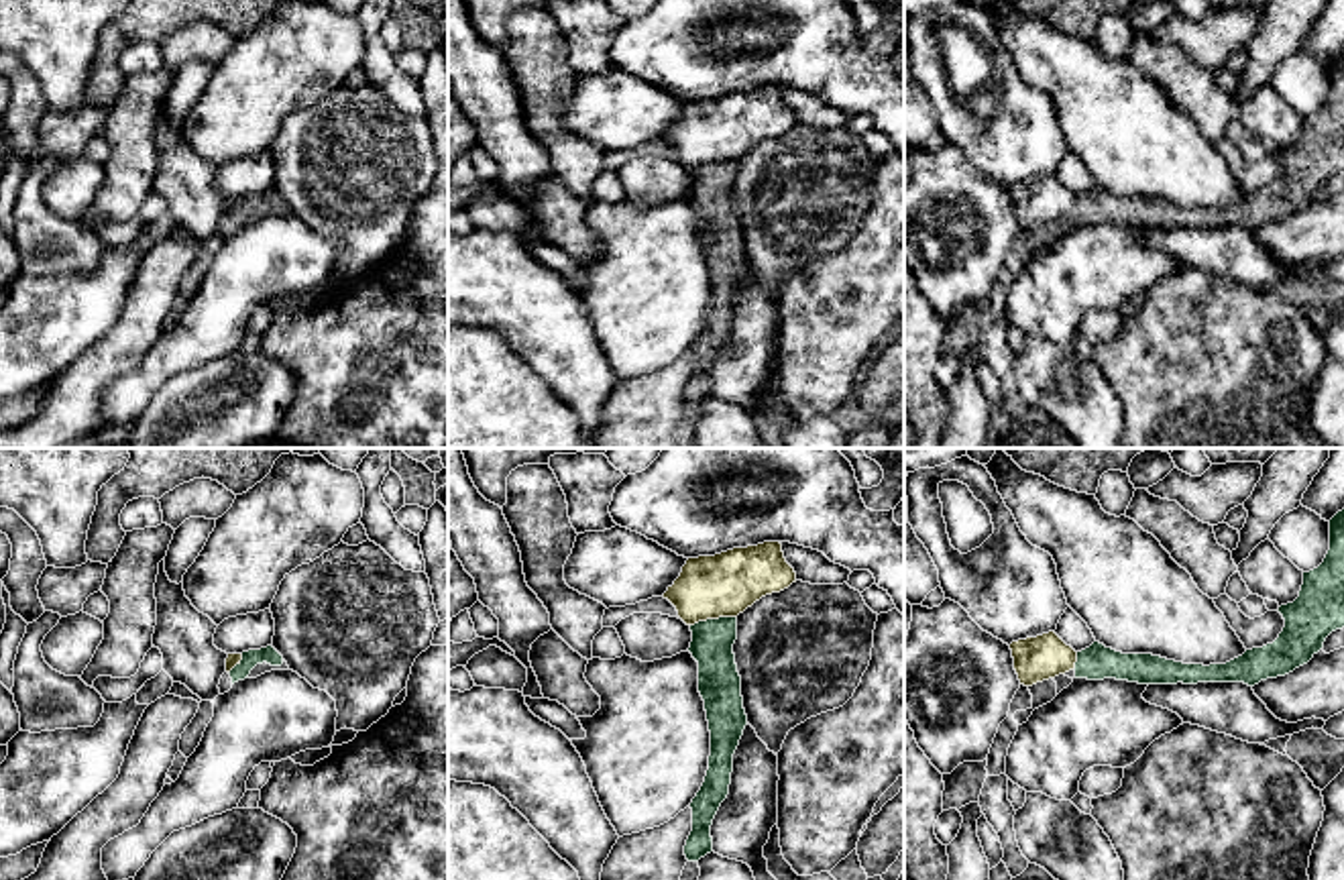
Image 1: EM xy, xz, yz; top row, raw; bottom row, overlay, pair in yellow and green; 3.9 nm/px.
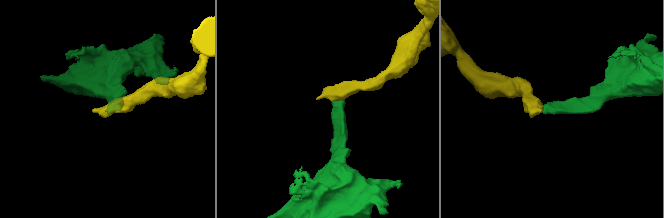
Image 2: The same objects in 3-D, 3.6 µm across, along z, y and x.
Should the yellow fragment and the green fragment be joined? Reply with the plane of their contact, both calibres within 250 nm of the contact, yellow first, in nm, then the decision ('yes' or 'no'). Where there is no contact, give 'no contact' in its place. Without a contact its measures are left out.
contact in xz; calibres 260 and 170 nm; yes

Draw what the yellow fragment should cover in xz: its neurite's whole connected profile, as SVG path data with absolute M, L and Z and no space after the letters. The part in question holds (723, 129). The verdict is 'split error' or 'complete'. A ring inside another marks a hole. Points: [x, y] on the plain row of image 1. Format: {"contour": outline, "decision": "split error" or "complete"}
{"contour": "M764 86L688 102L680 120L662 139L692 175L688 196L698 206L698 236L711 275L709 314L690 346L692 375L684 389L688 405L713 395L711 369L729 338L733 297L747 269L733 198L737 159L792 126L796 116L786 106L782 88Z", "decision": "split error"}

